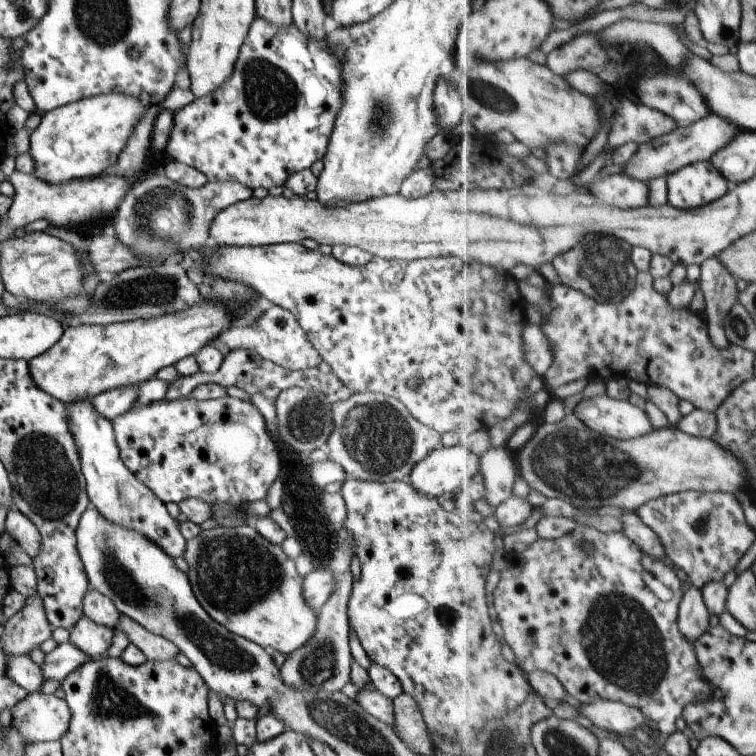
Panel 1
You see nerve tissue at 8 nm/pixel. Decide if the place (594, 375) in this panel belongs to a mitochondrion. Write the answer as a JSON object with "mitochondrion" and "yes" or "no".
{"mitochondrion":"no"}

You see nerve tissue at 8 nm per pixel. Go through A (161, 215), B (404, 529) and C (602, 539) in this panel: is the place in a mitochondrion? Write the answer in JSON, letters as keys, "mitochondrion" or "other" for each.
{"A":"mitochondrion","B":"other","C":"other"}

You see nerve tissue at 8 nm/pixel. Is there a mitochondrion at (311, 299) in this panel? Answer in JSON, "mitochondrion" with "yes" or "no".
{"mitochondrion":"no"}

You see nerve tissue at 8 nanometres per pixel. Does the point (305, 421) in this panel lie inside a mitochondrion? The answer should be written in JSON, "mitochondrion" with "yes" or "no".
{"mitochondrion":"yes"}

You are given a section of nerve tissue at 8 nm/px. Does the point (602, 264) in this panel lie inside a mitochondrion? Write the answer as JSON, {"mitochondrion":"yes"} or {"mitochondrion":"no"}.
{"mitochondrion":"yes"}

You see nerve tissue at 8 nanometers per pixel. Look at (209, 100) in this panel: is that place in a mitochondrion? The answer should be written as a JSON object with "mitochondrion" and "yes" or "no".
{"mitochondrion":"no"}

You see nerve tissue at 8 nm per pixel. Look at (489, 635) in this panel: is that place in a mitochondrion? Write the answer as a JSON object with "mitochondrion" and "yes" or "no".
{"mitochondrion":"no"}

